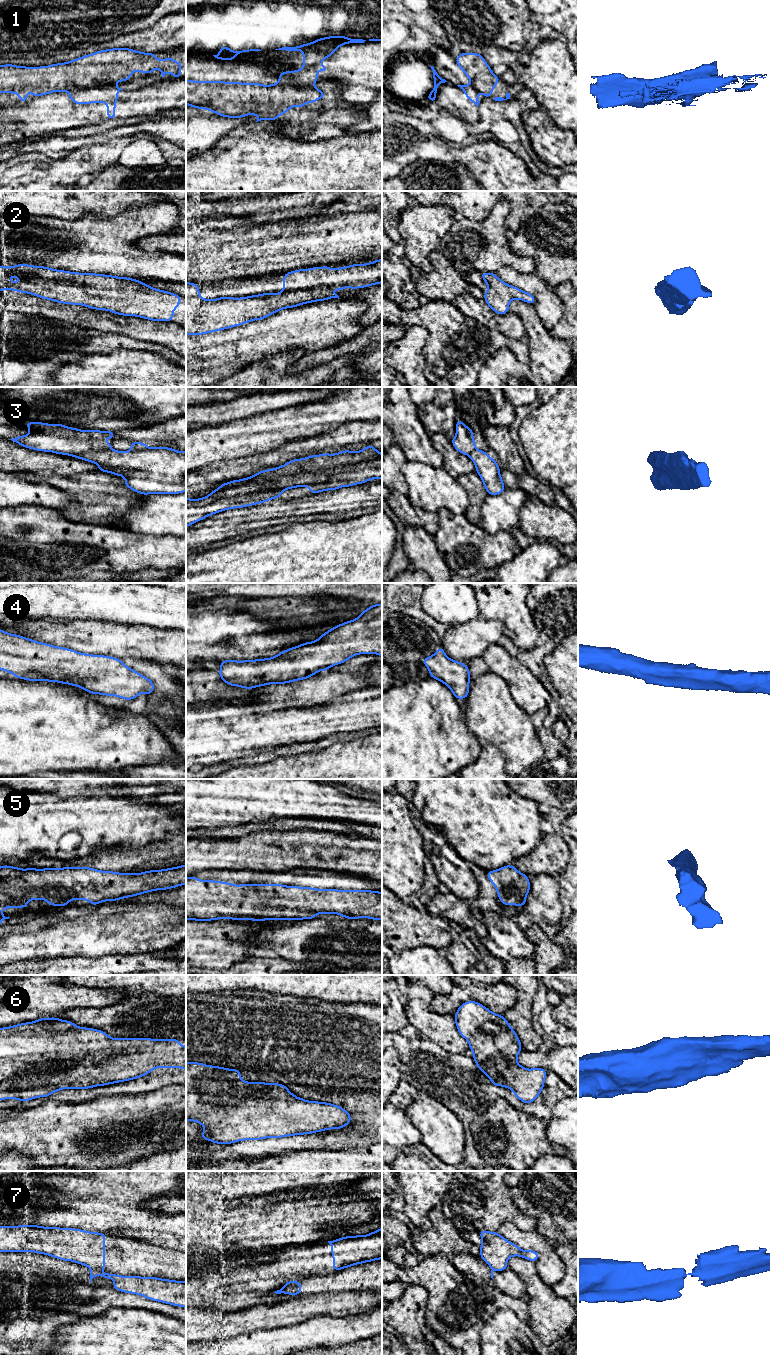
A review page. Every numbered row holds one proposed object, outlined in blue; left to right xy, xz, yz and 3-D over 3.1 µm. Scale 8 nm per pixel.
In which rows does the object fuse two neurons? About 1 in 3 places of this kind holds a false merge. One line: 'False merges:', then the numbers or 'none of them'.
False merges: 1, 3, 7

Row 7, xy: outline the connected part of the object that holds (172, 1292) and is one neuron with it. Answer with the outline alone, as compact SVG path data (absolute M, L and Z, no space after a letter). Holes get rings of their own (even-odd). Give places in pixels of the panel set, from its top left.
M90 1270L90 1283L95 1276L113 1279L114 1289L143 1296L152 1301L158 1301L186 1308L186 1281L176 1281L157 1277L121 1276Z

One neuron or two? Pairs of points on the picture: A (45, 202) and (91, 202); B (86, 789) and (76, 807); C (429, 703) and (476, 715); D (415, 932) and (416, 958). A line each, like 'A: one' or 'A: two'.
A: one
B: two
C: two
D: two

